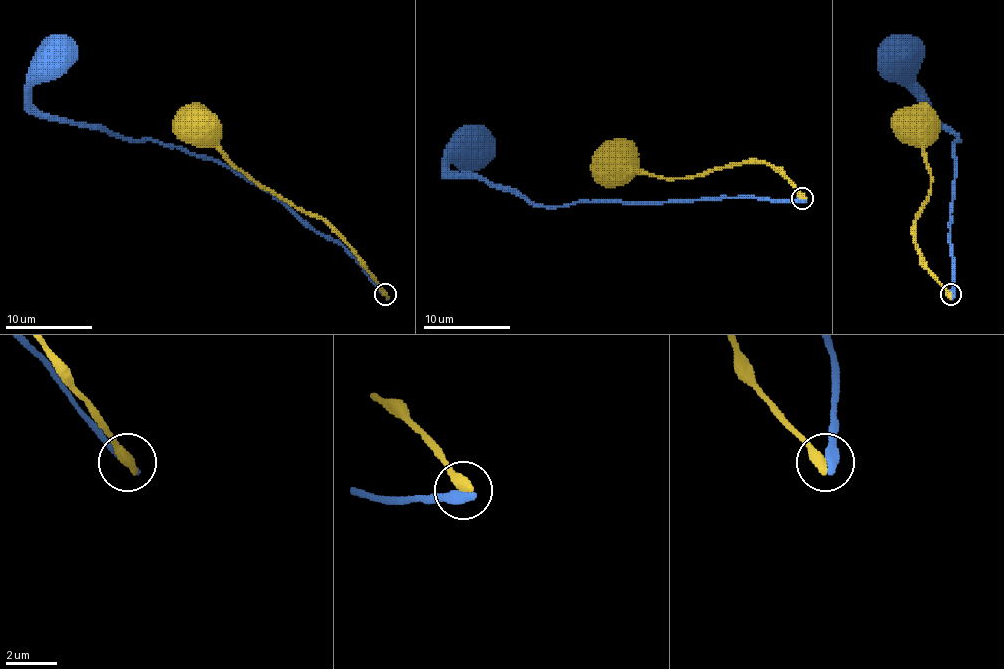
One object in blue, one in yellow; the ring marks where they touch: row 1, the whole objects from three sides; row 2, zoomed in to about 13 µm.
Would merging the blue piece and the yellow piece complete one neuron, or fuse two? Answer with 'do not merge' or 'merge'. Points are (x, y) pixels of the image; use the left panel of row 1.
do not merge

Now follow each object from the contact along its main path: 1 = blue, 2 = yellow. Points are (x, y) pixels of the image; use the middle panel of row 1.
1: (802, 200), (723, 198), (540, 206), (483, 180), (462, 178), (449, 169), (449, 163), (466, 145)
2: (802, 198), (782, 174), (765, 163), (738, 163), (677, 178), (610, 171), (601, 163), (608, 165)

